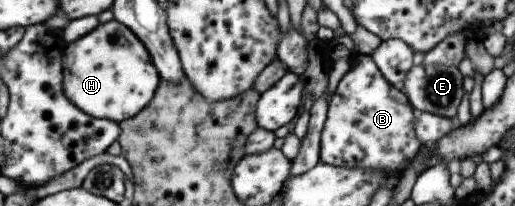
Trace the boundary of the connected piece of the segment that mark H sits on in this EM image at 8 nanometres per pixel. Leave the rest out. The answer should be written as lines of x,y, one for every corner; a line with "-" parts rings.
115,19
66,44
61,66
66,99
87,116
118,124
133,118
150,103
161,80
142,42

